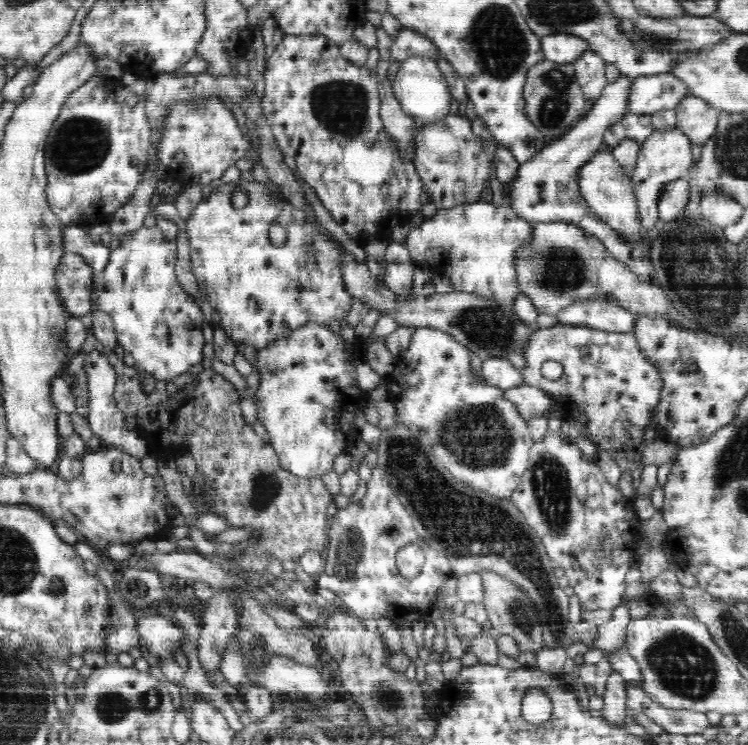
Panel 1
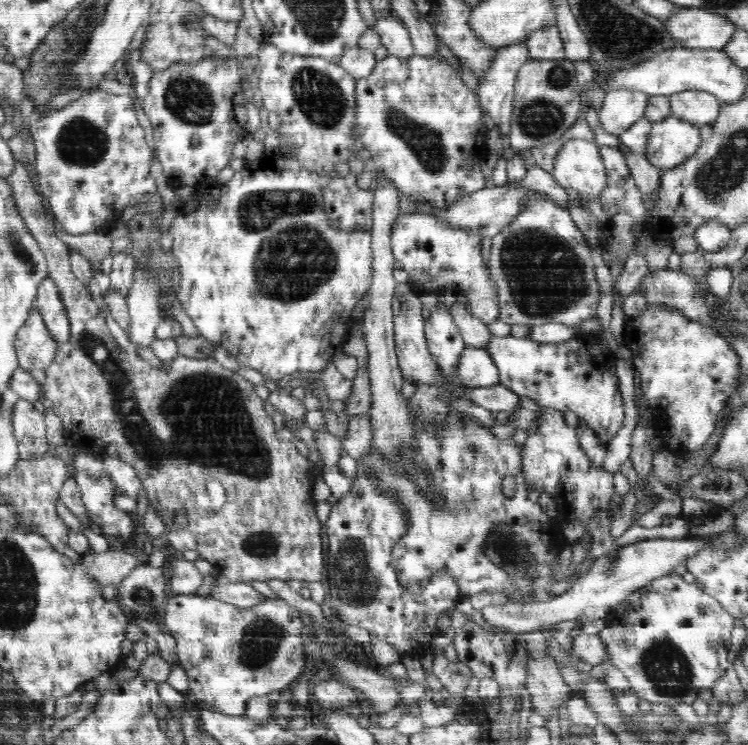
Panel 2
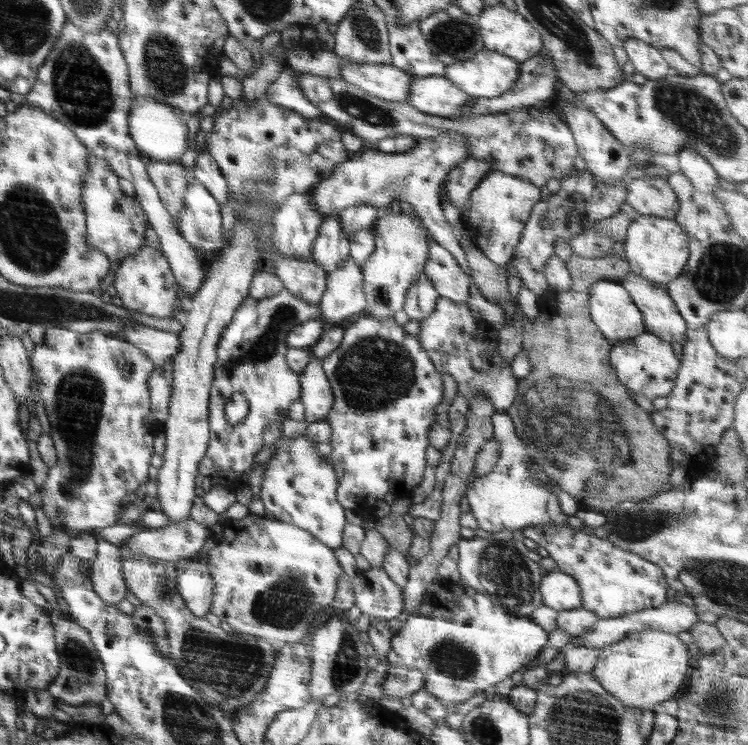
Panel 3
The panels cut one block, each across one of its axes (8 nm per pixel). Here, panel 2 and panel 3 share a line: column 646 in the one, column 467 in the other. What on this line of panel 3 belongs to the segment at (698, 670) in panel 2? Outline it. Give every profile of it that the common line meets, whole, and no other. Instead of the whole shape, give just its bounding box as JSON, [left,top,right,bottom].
[391,578,549,708]

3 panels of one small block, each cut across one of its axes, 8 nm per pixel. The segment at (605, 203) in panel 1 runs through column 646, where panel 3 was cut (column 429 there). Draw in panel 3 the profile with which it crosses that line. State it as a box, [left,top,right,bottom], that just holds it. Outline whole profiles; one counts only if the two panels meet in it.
[361,210,431,320]

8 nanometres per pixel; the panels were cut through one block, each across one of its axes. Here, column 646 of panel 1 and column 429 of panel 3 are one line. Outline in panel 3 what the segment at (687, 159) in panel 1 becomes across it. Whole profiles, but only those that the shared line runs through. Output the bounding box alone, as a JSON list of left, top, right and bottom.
[309,136,471,277]

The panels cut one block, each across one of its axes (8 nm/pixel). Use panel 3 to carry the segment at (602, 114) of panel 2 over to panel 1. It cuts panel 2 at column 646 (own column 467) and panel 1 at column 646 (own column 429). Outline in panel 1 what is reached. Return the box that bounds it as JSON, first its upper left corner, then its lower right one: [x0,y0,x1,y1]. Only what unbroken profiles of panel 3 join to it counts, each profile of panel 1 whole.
[626,72,688,115]

